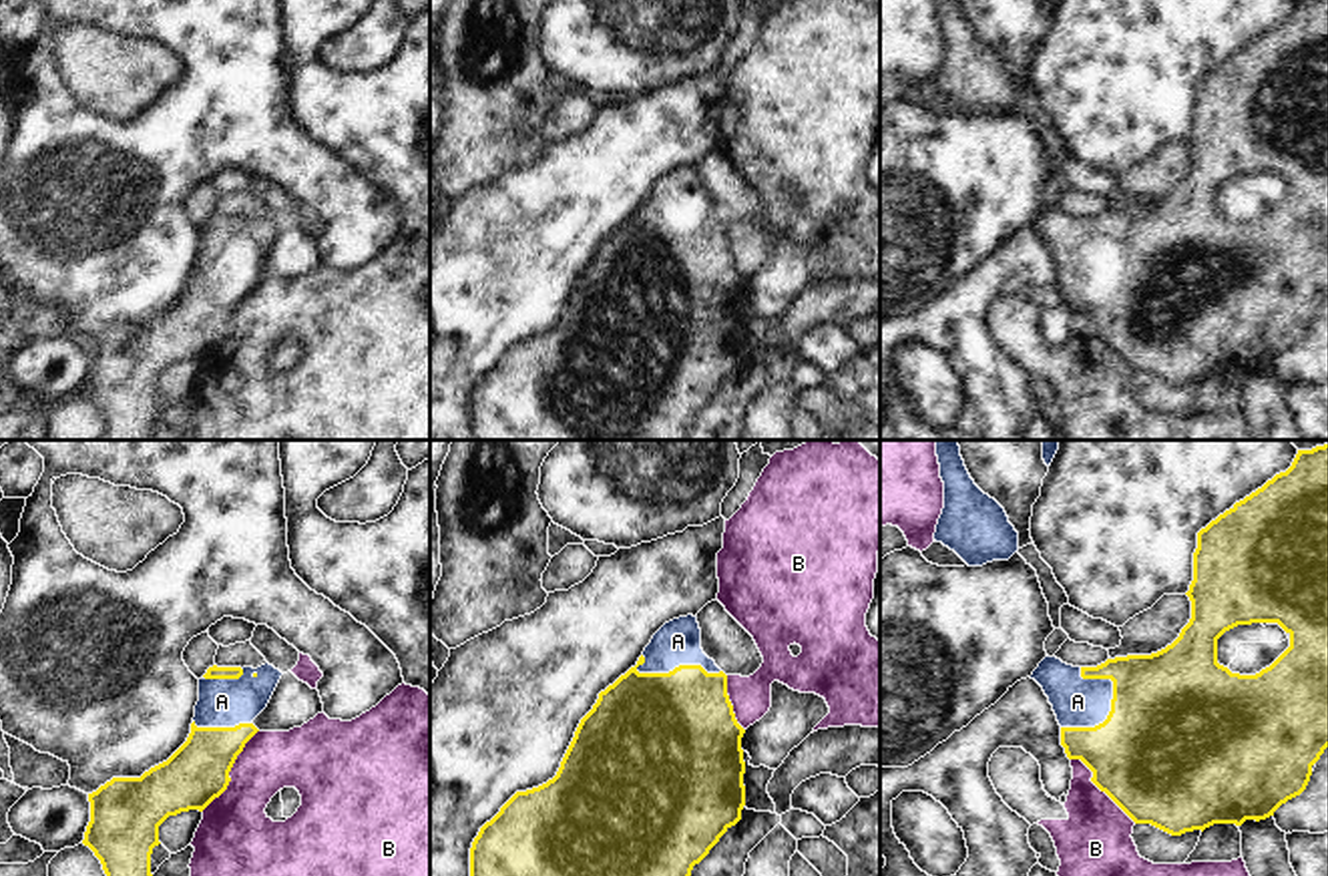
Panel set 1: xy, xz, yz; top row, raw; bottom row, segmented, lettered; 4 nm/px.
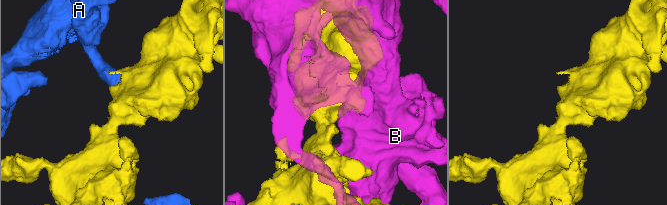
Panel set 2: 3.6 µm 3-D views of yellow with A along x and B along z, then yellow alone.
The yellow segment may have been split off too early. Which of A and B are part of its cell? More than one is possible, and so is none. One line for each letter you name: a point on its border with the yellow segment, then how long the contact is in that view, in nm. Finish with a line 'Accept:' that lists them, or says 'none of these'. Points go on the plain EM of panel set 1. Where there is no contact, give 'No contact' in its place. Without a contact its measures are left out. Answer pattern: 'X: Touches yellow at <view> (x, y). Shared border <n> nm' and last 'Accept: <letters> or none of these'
A: Touches yellow at yz (1103, 272). Shared border 280 nm
Accept: A.

